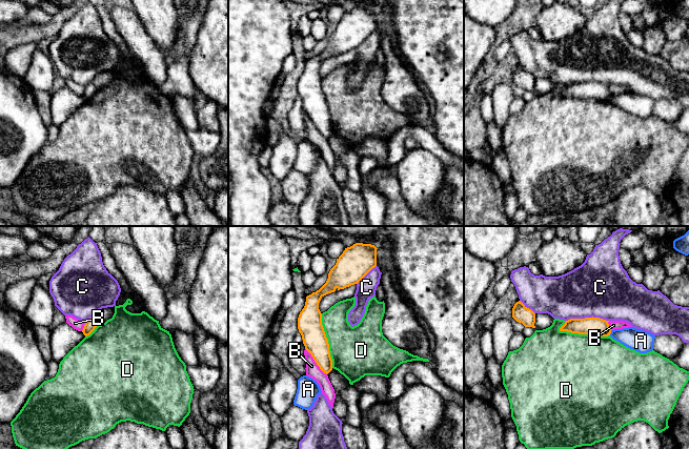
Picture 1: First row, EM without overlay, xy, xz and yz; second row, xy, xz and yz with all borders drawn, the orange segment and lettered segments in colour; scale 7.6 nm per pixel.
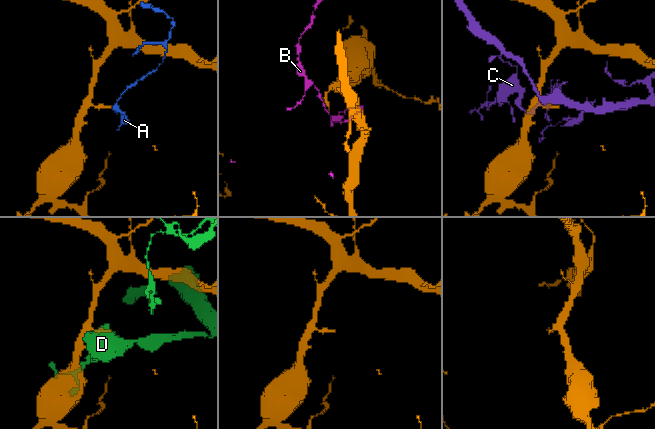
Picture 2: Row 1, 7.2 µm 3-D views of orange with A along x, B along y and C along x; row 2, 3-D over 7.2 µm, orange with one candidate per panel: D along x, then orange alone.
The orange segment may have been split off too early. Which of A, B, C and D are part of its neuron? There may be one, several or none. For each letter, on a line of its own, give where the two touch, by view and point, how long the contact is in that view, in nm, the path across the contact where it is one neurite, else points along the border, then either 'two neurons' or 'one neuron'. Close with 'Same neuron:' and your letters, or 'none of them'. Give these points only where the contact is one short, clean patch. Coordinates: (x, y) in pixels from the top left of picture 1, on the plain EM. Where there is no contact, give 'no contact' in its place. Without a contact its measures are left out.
A: meets orange in yz at (610, 97); contact 50 nm long; border along yz (611, 94), (609, 99); two neurons
B: meets orange in xz at (315, 125); contact 260 nm long; two neurons
C: meets orange in yz at (587, 82); contact 320 nm long; two neurons
D: meets orange in yz at (584, 98); contact 400 nm long; two neurons
Same neuron: none of them

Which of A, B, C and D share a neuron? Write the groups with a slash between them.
A / B / C / D

